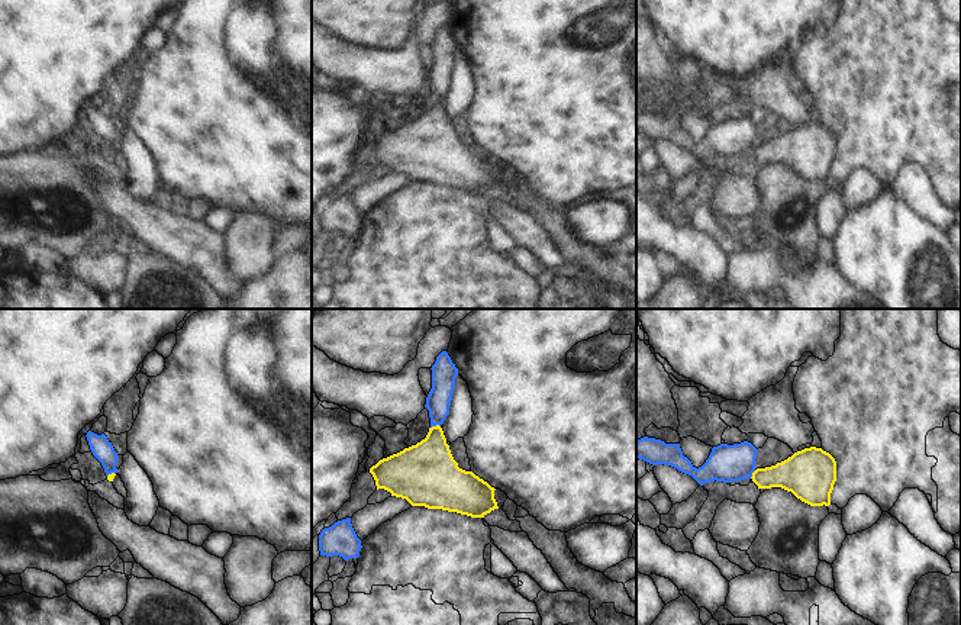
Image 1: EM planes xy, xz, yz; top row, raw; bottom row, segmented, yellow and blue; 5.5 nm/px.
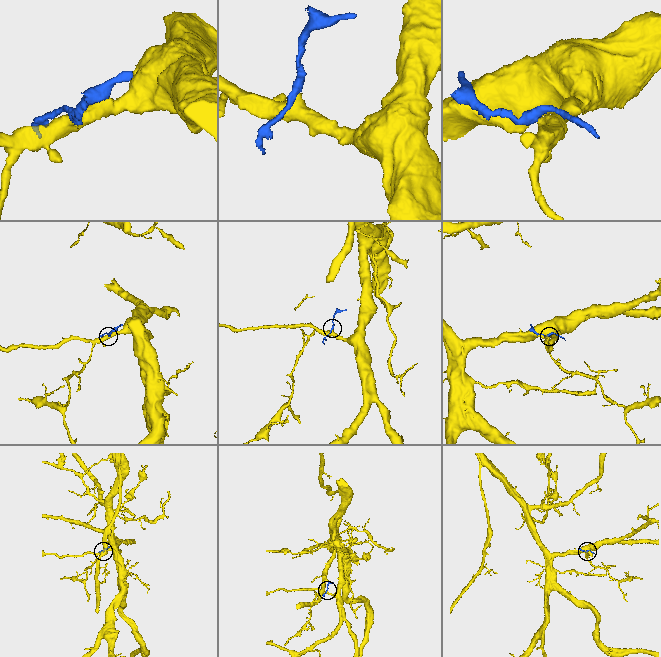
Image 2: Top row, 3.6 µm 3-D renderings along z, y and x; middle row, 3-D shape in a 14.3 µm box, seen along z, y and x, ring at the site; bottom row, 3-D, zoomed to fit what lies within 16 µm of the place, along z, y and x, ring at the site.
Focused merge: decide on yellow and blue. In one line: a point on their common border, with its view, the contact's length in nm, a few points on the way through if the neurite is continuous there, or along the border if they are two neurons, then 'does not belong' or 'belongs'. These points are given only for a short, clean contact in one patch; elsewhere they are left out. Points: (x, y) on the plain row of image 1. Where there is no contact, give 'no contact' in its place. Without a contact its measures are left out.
meets yellow in xz at (437, 100); contact 60 nm long; border along xz (439, 100), (431, 103); does not belong

